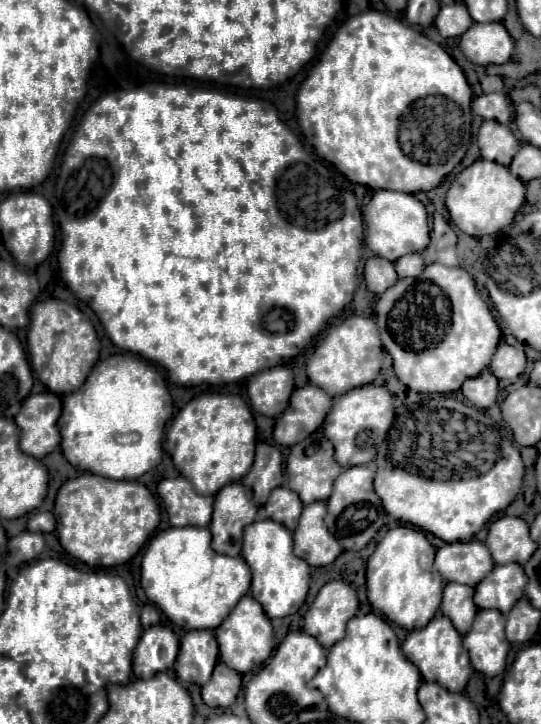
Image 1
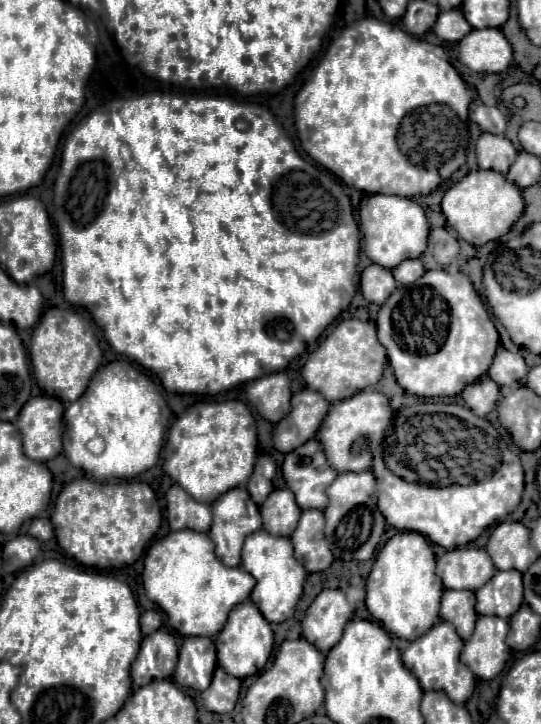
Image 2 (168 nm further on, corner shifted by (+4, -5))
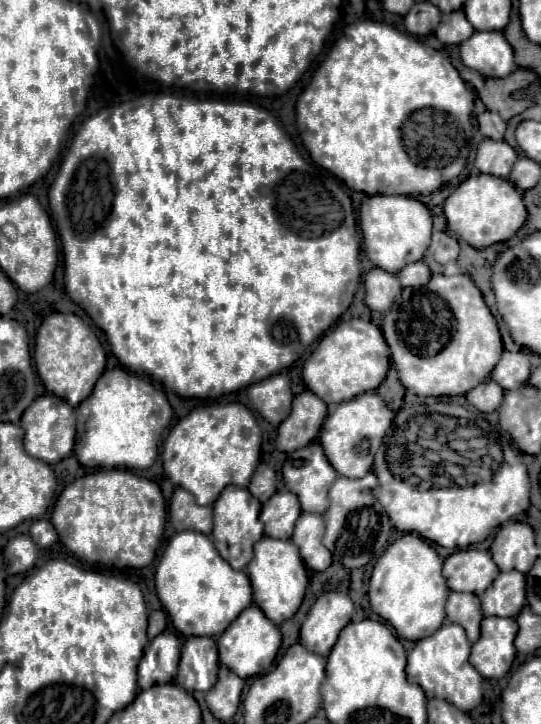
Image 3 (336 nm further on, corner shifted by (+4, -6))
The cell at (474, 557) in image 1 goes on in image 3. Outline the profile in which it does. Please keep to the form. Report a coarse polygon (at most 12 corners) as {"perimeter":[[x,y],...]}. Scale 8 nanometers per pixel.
{"perimeter":[[482,550],[454,552],[444,578],[456,592],[484,594],[498,568]]}

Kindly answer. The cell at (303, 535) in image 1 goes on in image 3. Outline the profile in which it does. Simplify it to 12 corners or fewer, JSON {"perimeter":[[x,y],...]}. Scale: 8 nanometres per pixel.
{"perimeter":[[302,514],[292,542],[304,564],[322,572],[332,554],[322,544],[324,520]]}

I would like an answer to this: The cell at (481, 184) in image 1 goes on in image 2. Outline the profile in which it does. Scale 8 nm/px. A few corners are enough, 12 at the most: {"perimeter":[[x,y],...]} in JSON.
{"perimeter":[[470,171],[442,213],[476,247],[506,235],[522,191],[496,171]]}

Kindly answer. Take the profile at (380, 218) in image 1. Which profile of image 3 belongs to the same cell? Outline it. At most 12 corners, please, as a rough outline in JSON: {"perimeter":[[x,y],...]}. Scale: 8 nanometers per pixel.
{"perimeter":[[376,194],[360,206],[362,250],[392,274],[430,246],[430,210]]}

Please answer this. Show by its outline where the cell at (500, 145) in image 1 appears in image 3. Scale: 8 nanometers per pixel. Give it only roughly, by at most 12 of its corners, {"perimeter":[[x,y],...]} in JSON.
{"perimeter":[[482,140],[476,152],[480,172],[506,178],[516,162],[504,140]]}

